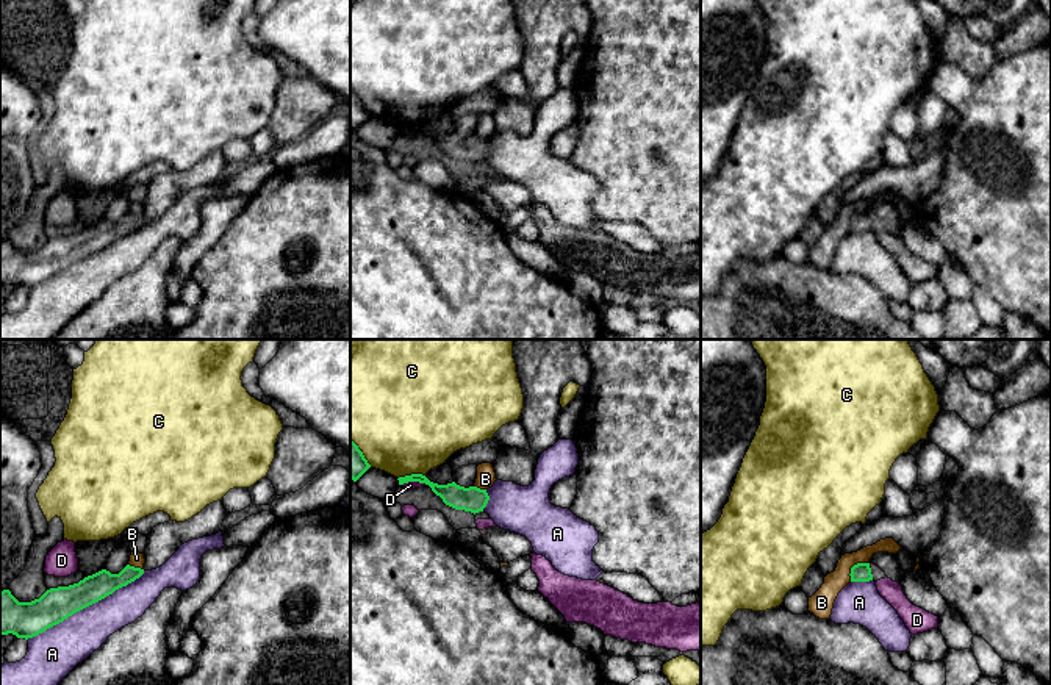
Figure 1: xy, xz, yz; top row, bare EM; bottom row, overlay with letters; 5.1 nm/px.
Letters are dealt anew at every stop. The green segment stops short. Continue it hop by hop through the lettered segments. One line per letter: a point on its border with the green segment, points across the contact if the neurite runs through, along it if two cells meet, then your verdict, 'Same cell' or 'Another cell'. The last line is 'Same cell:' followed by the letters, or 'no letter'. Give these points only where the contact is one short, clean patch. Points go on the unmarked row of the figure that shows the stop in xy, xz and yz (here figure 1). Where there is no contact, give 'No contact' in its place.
A: Touches green at xy (85, 257). Another cell
B: Touches green at yz (853, 216). Boundary: yz (867, 211), (857, 211), (851, 218), (850, 230). Another cell
C: Touches green at xz (412, 124). Another cell
D: Touches green at xz (412, 130). Another cell
Same cell: no letter

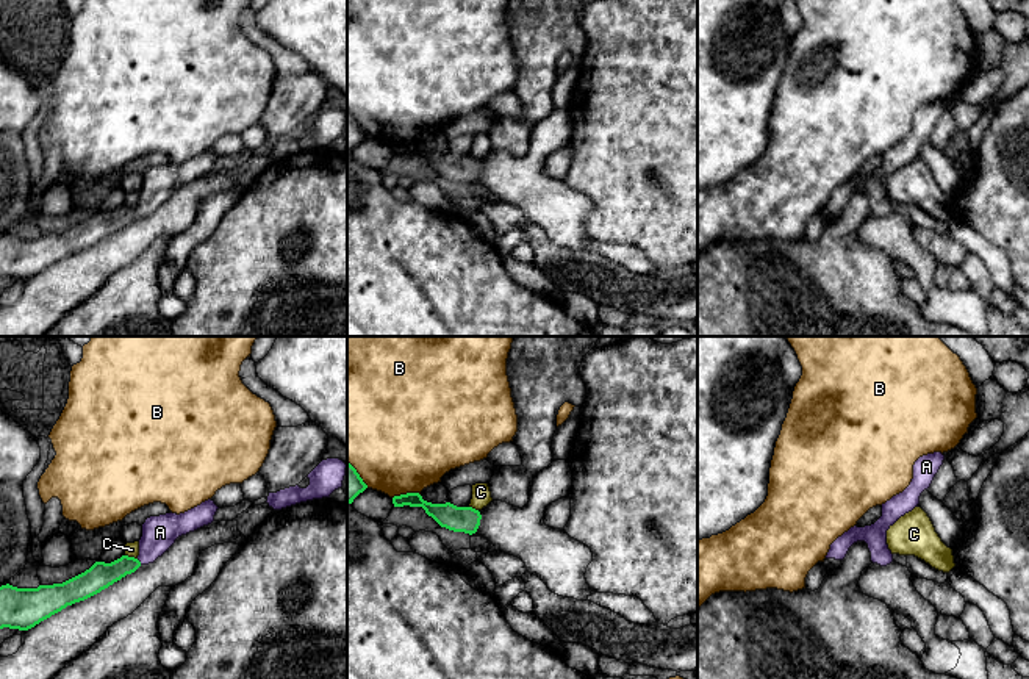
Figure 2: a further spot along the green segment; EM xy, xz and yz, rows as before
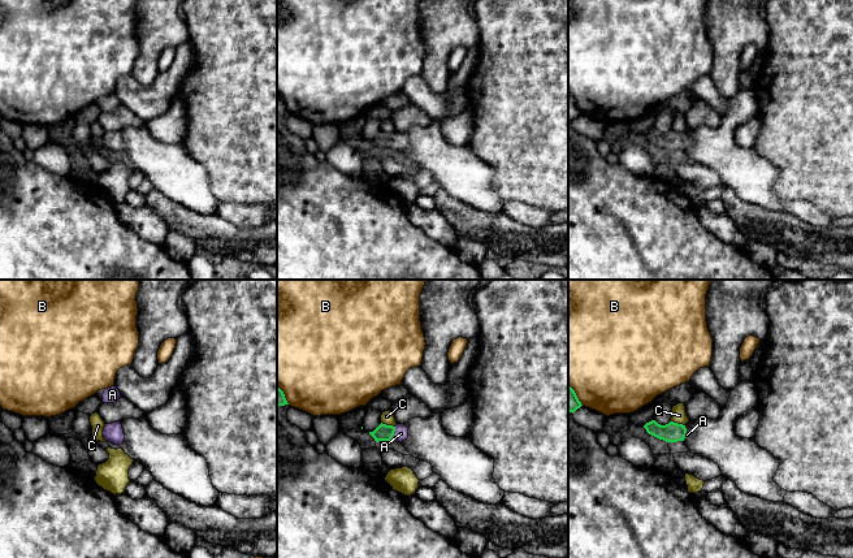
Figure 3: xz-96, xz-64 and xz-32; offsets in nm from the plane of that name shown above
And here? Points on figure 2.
A: Touches green at xy (139, 211). Path across: xy (100, 224), (139, 211), (149, 202), (160, 182). Same cell
B: Touches green at xz (407, 143). Another cell
C: Touches green at xy (132, 207). Boundary: xy (125, 204), (136, 208). Another cell
Same cell: A

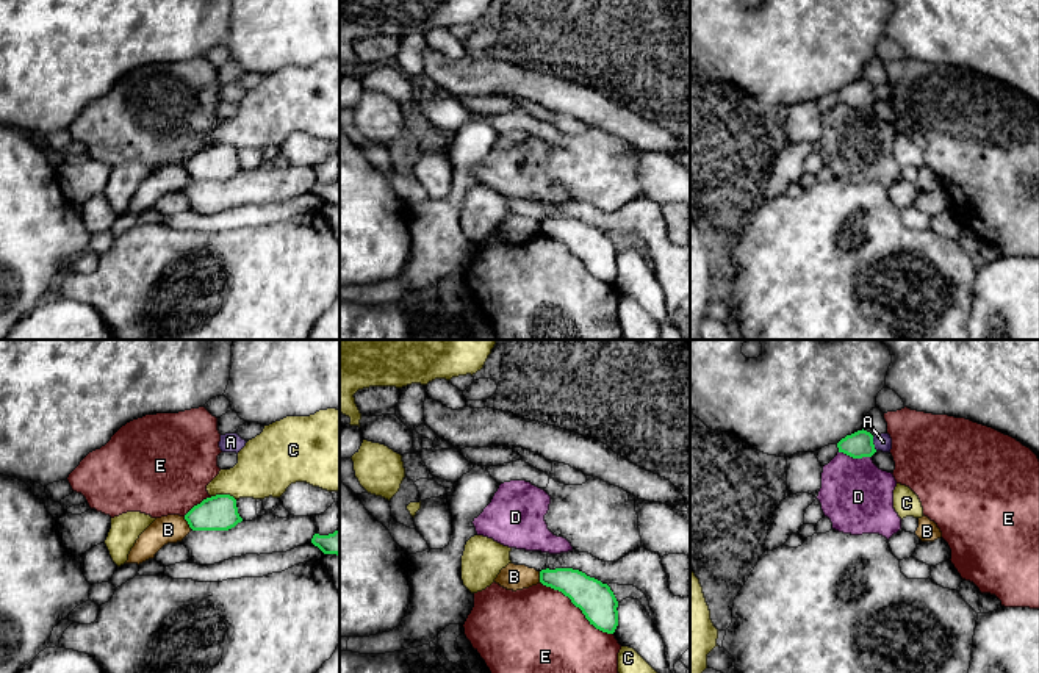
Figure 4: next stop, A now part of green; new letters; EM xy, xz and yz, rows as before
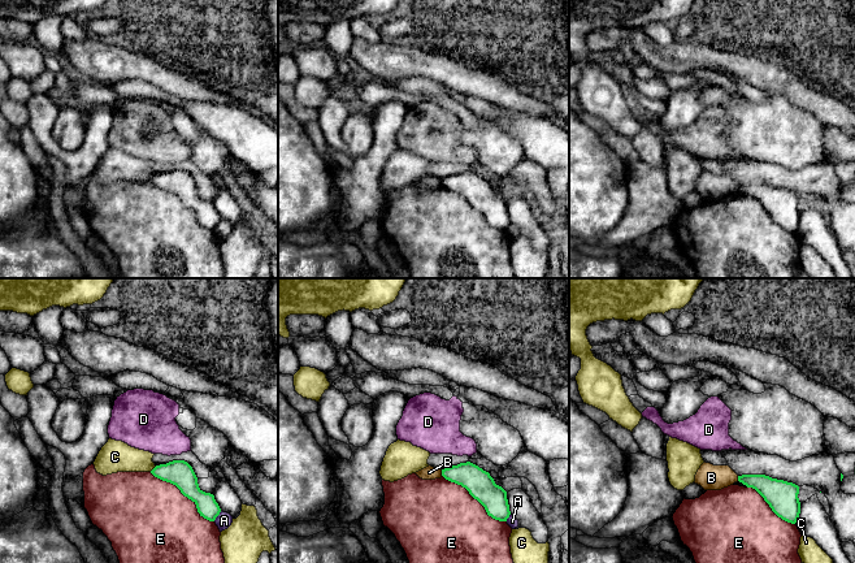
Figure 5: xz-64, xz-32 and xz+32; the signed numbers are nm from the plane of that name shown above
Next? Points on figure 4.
A: Touches green at yz (872, 93). Another cell
B: Touches green at xy (188, 172). Boundary: xy (183, 166), (191, 177). Another cell
C: Touches green at xy (224, 144). Another cell
D: Touches green at yz (855, 107). Another cell
E: Touches green at xz (578, 255). Another cell
Same cell: no letter

